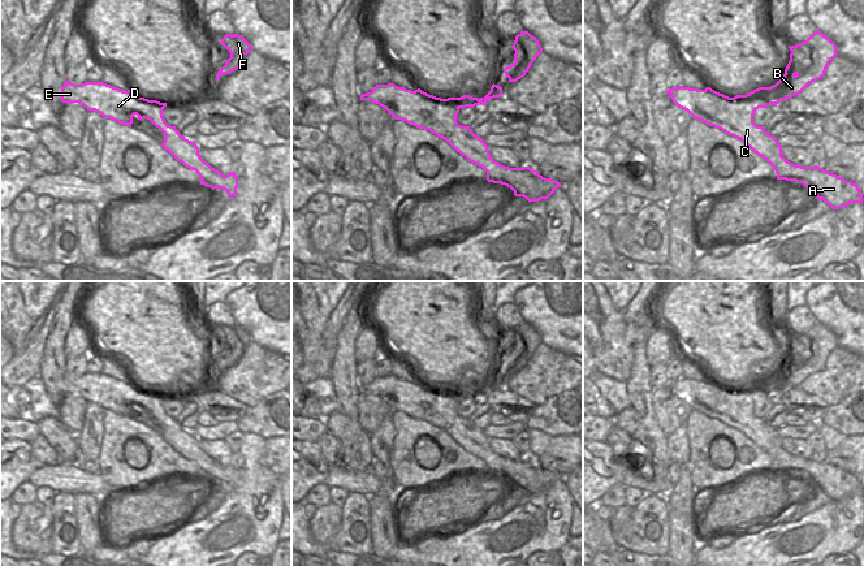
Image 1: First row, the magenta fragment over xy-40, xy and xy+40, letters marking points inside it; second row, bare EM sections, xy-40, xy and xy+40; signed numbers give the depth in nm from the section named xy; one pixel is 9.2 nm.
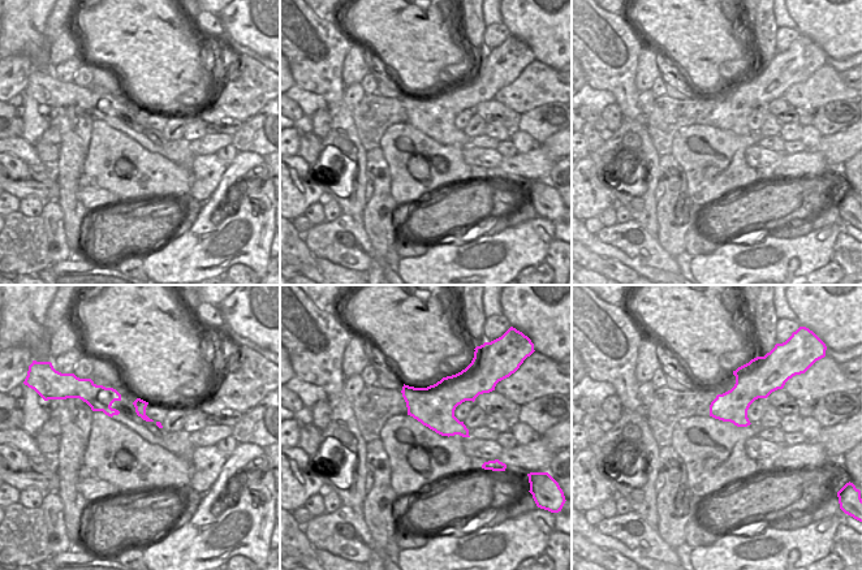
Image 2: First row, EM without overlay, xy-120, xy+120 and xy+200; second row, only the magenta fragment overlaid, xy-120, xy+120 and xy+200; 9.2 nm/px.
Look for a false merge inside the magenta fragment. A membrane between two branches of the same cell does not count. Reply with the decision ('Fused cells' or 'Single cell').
Single cell

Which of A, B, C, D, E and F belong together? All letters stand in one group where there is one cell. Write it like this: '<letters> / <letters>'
A B C D E F

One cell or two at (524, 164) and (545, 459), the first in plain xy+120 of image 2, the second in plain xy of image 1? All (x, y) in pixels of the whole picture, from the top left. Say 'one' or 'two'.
one

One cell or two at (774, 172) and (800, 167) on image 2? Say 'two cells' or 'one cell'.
one cell

